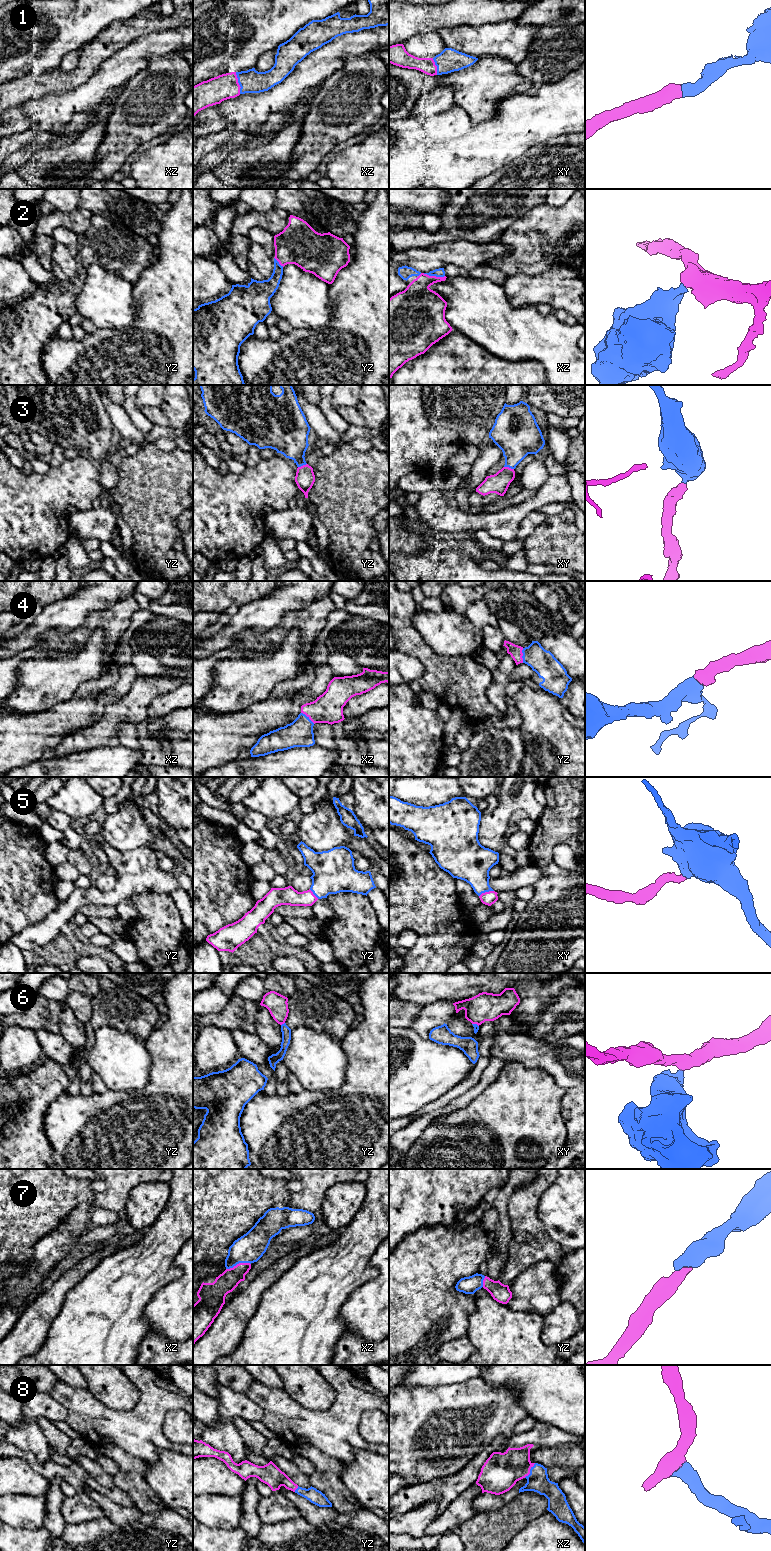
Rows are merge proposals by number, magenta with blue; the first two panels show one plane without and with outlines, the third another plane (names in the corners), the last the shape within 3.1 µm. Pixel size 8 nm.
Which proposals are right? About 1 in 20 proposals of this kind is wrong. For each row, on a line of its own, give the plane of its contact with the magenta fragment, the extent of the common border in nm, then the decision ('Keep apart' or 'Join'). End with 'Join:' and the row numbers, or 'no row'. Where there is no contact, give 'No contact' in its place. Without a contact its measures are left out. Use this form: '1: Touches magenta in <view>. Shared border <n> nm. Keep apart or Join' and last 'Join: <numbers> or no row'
1: Touches magenta in xz. Shared border 180 nm. Join
2: Touches magenta in xz. Shared border 180 nm. Join
3: Touches magenta in xy. Shared border 80 nm. Join
4: Touches magenta in yz. Shared border 120 nm. Join
5: Touches magenta in xy. Shared border 130 nm. Join
6: Touches magenta in yz. Shared border 40 nm. Keep apart
7: Touches magenta in xz. Shared border 200 nm. Join
8: Touches magenta in xz. Shared border 150 nm. Join
Join: 1, 2, 3, 4, 5, 7, 8

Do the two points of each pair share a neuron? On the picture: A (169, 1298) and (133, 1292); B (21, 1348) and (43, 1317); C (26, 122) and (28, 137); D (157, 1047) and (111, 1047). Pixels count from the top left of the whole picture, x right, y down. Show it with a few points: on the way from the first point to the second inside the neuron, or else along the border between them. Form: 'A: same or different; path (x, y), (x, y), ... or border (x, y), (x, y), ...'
A: different; border (172, 1280), (154, 1295), (147, 1305), (143, 1316)
B: same; path (24, 1340), (35, 1325)
C: different; border (33, 126), (21, 132), (13, 133), (10, 136)
D: different; border (145, 1042), (150, 1057), (150, 1070)

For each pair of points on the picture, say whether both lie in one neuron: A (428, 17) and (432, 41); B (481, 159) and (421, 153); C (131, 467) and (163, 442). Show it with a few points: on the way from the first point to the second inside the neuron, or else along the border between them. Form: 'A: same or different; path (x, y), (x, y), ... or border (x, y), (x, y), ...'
A: different; border (437, 30), (416, 33), (408, 39)
B: same; path (466, 153), (436, 153)
C: different; border (153, 443), (165, 451), (171, 451), (176, 447)

